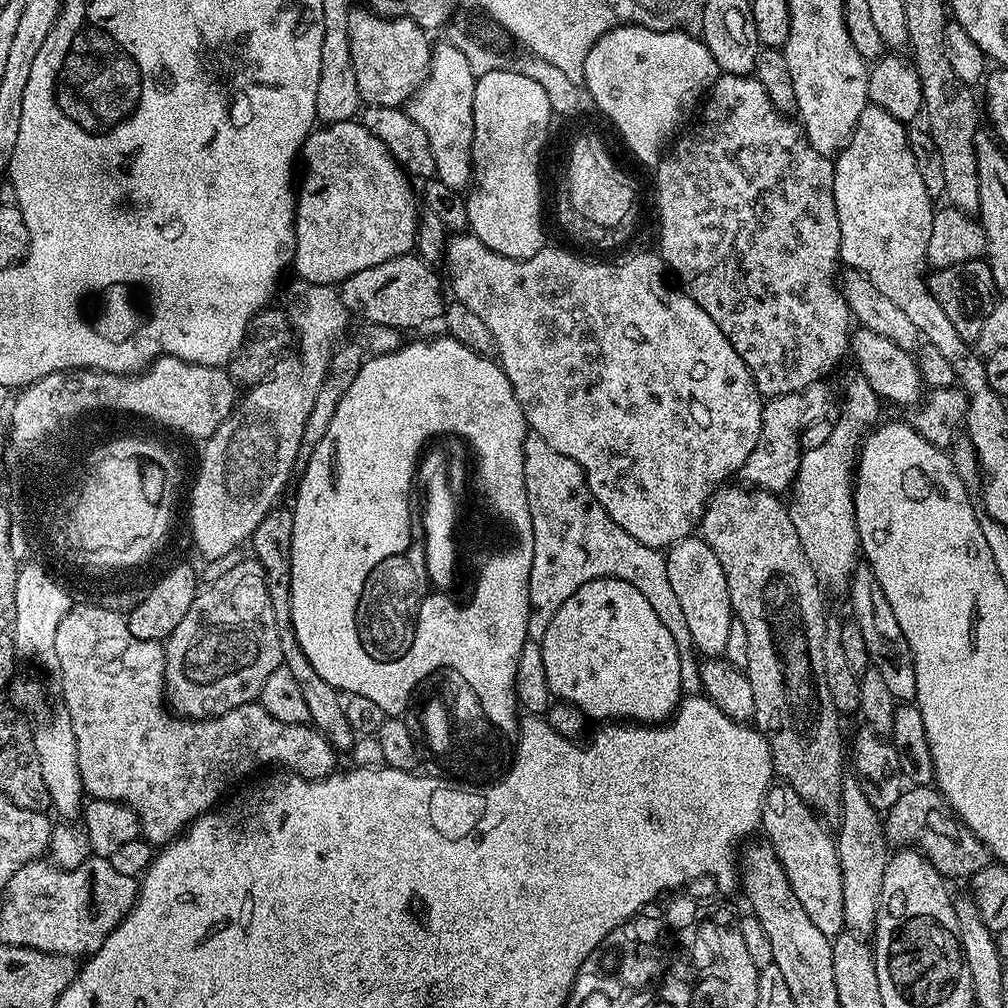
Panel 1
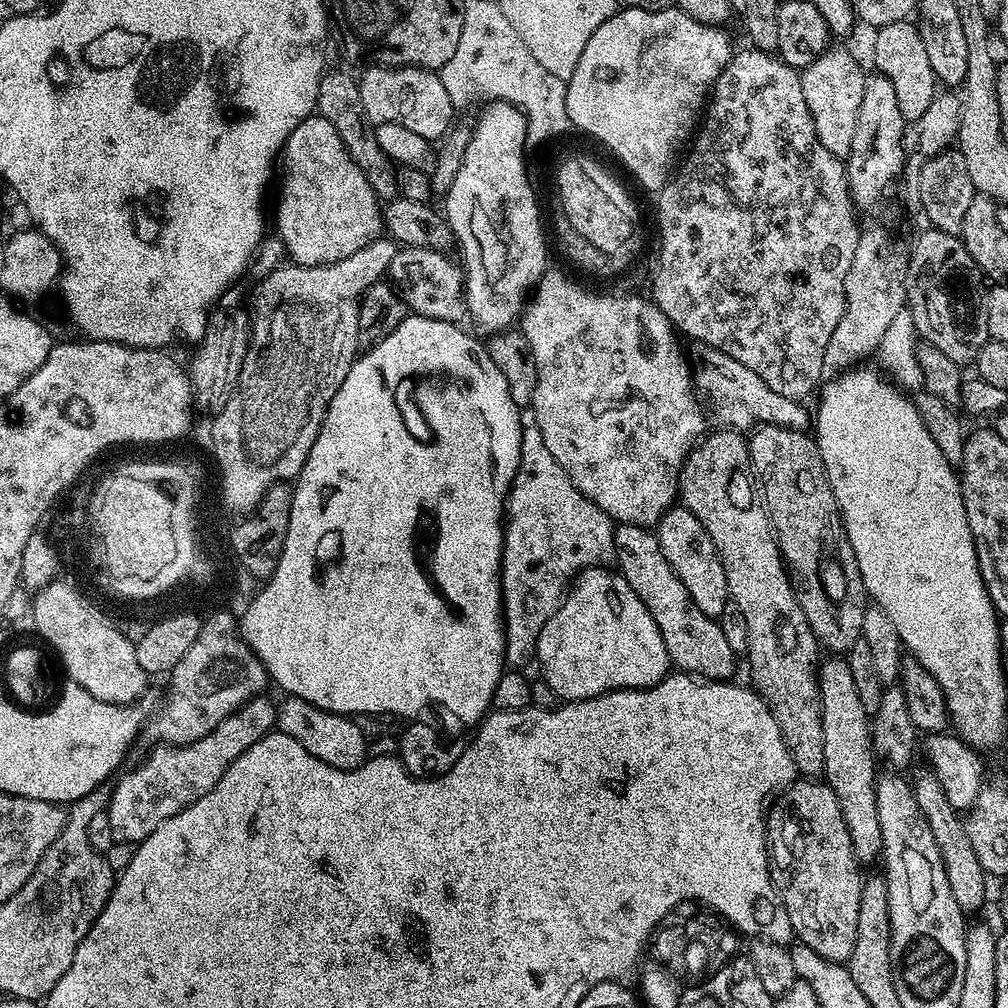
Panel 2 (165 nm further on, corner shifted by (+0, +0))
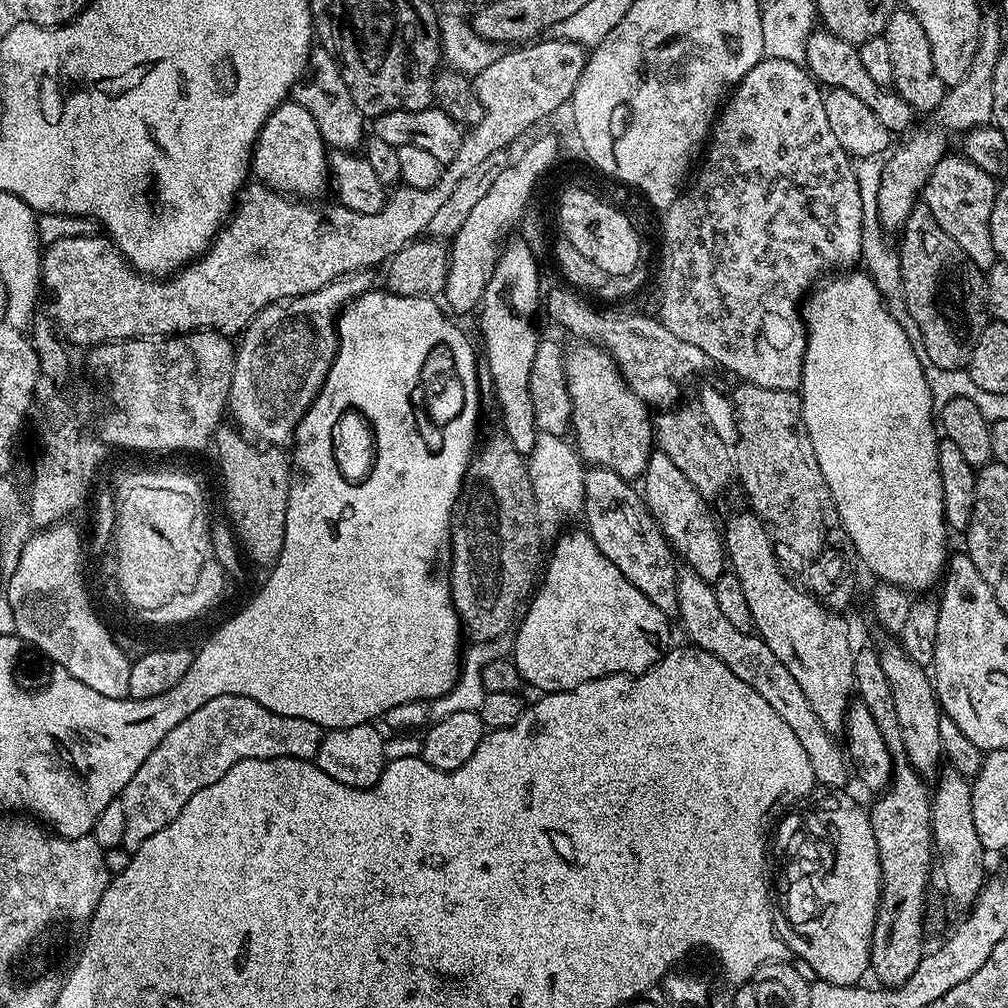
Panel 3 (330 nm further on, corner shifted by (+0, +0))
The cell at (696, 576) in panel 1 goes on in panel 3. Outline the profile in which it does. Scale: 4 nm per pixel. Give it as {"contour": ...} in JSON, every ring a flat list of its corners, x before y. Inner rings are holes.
{"contour":[[659,450,653,451,648,460,642,483,644,483,644,488,642,487,644,504,650,510,656,523,659,524,668,543,672,545,673,553,682,561,683,567,694,570,694,574,698,574,698,578,715,582,726,570,726,549,721,525,719,523,716,525,715,518,708,513,709,501,705,500,701,492,694,490,694,482,690,482,690,478,686,478,686,474,682,474,682,470,678,470,678,466,674,466,672,459,666,458,666,454]]}

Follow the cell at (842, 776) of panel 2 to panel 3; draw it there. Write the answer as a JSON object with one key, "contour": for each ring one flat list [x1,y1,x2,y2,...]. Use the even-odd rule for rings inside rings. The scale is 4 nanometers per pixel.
{"contour":[[751,510,743,511,729,518,728,525,723,525,722,535,727,563,734,569,738,582,742,582,746,603,750,605,753,629,798,681,822,726,833,734,843,733,848,705,856,691,856,652,845,617,821,604,781,568,764,521]]}

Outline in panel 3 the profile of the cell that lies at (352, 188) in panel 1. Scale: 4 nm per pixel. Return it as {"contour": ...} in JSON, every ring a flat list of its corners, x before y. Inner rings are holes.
{"contour":[[285,102,273,110,270,118,266,118,252,145,250,172,259,183,276,192,296,198,316,198,312,196,322,195,330,184,328,154,329,149,310,113,295,102]]}

